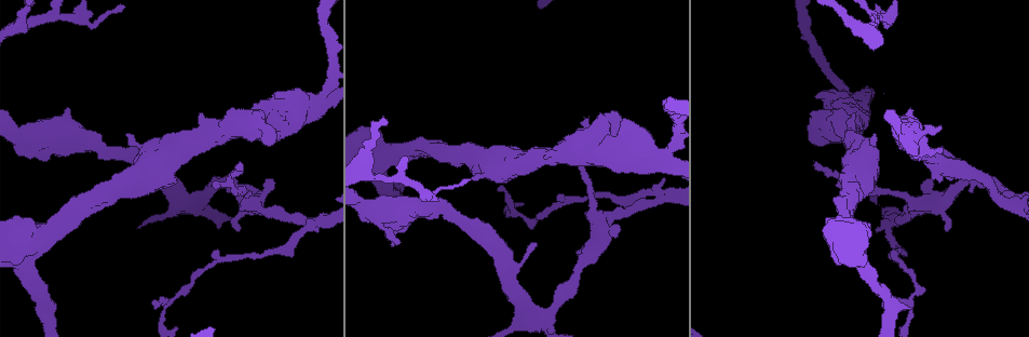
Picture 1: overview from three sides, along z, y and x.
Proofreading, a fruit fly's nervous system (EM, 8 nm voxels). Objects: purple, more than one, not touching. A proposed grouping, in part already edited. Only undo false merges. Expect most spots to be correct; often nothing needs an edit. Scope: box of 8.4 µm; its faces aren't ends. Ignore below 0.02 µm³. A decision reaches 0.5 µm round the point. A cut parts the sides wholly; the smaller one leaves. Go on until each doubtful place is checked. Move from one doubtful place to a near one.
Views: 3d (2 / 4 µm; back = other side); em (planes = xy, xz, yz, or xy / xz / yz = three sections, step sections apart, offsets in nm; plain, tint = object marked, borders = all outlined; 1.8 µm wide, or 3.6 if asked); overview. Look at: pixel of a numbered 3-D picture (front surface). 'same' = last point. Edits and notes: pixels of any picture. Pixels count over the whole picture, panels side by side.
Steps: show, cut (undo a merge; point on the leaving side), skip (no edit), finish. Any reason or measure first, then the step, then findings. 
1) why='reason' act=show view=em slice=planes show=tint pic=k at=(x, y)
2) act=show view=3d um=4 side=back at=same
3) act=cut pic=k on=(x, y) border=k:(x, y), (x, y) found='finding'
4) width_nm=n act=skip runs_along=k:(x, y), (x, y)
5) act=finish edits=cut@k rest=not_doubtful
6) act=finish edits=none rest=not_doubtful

why='calibre changes' act=show view=em um=3.6 slice=planes show=tint pic=1 at=(643, 159)

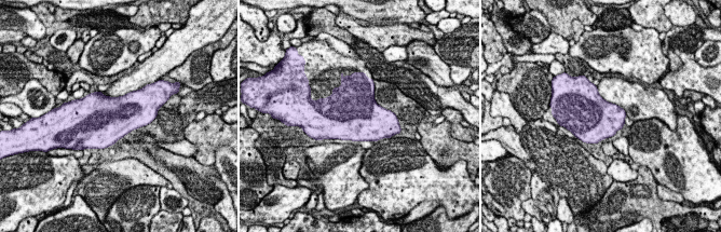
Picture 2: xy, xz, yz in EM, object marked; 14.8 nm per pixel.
act=skip found='continuous, no second cell'

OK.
why='four arms meet' act=show view=3d um=4 pic=1 at=(253, 128)

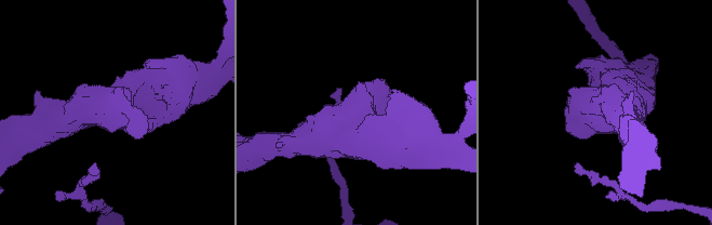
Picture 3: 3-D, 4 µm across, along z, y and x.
why='shape alone is not enough' act=show view=em um=3.6 slice=planes show=tint pic=3 at=(359, 114)

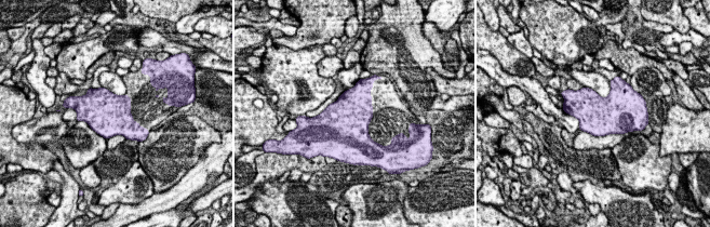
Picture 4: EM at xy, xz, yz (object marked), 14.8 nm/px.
width_nm=600 act=skip found='all the same cell'

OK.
why='calibre changes' act=show view=3d um=4 side=back pic=1 at=(830, 96)

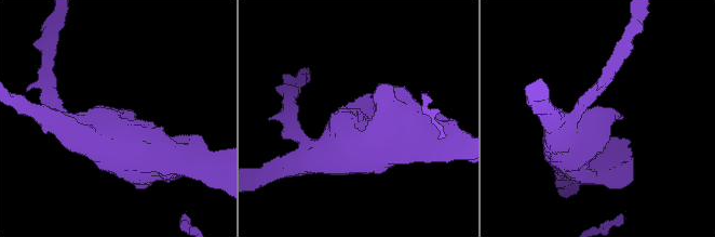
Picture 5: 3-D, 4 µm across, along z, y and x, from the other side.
act=show view=em um=3.6 slice=planes show=borders pic=5 at=(350, 113)

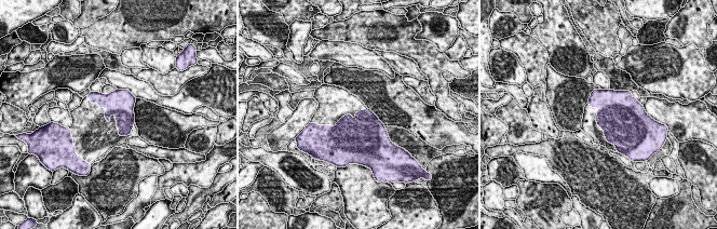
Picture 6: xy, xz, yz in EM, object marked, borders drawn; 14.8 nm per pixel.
act=skip found='all the same cell'

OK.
why='three arms meet' act=show view=3d um=4 pic=1 at=(312, 223)

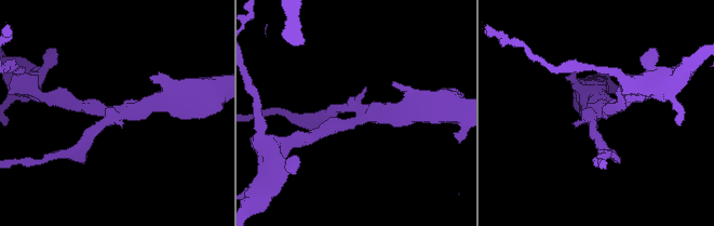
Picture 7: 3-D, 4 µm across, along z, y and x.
arms=3 act=show view=em slice=planes show=tint pic=7 at=(115, 114)

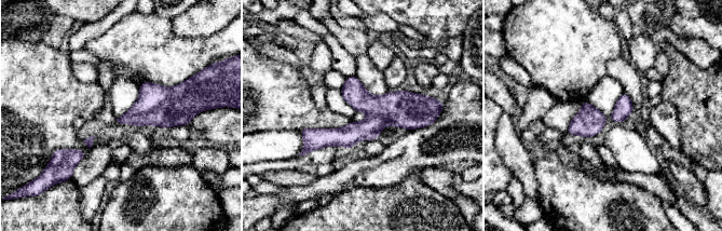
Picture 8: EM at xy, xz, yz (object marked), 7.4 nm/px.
act=skip runs_along=8:(425, 98), (308, 147) found='all the same cell'

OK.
act=show view=em slice=planes show=tint pic=1 at=(1014, 199)

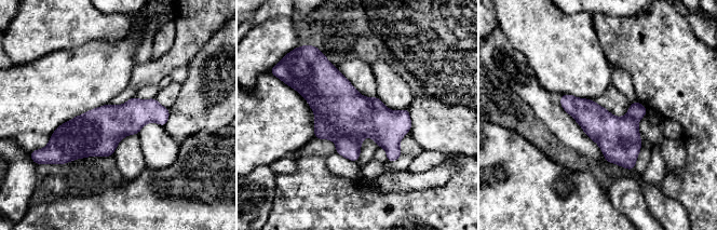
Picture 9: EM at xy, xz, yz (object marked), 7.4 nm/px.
act=skip found='one cell here'

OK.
act=finish edits=none rest=not_doubtful

